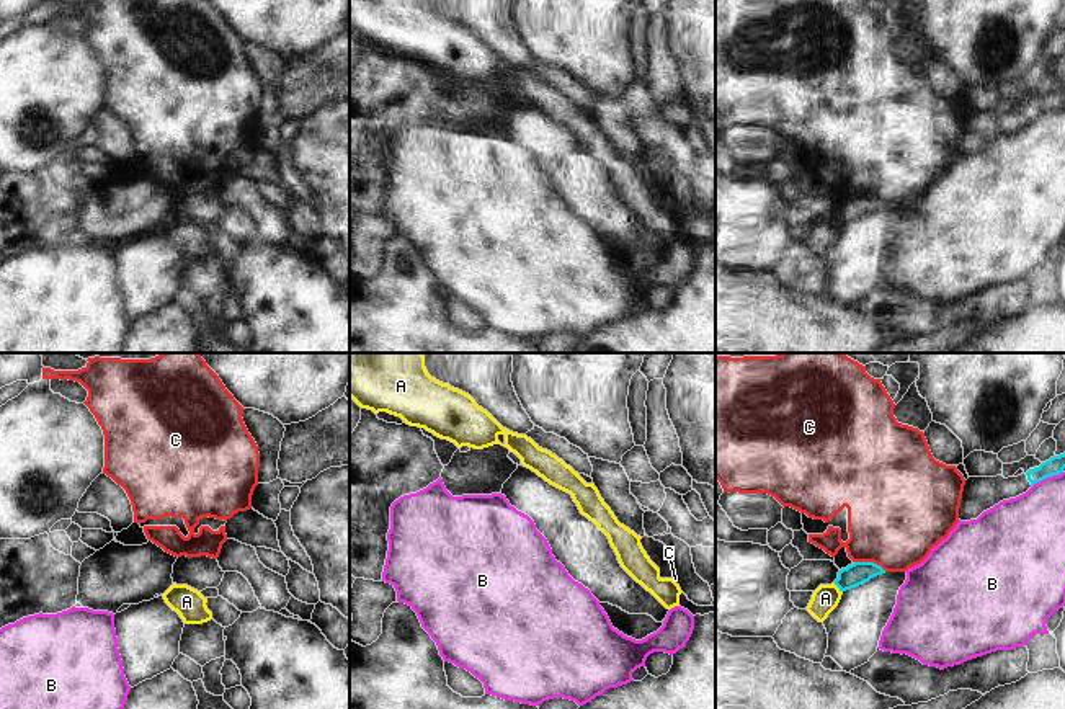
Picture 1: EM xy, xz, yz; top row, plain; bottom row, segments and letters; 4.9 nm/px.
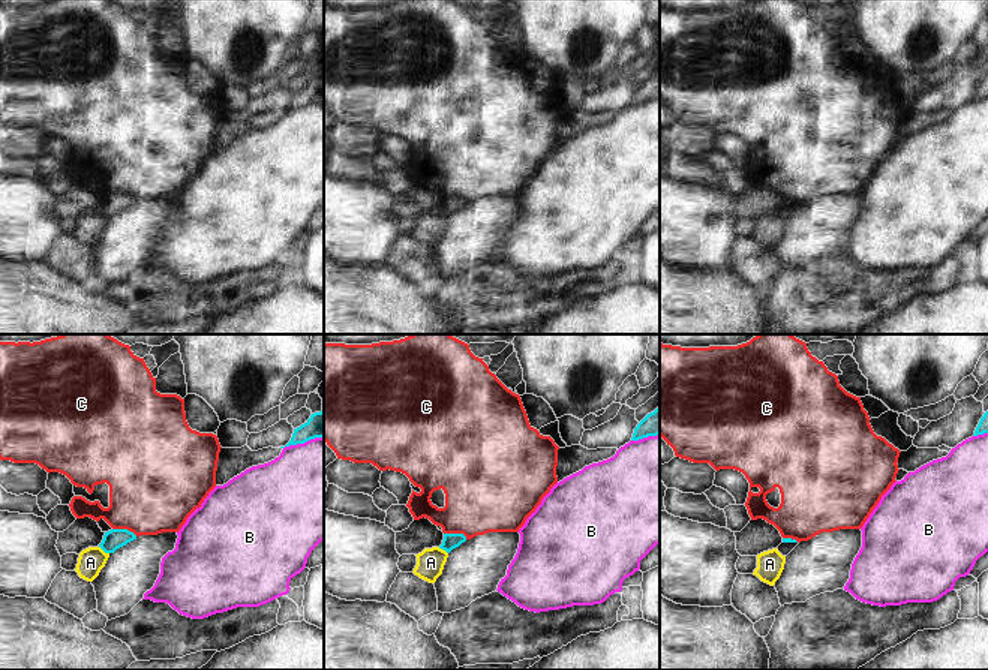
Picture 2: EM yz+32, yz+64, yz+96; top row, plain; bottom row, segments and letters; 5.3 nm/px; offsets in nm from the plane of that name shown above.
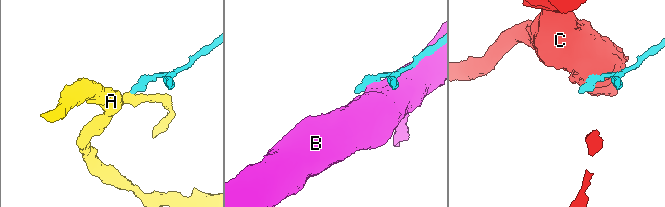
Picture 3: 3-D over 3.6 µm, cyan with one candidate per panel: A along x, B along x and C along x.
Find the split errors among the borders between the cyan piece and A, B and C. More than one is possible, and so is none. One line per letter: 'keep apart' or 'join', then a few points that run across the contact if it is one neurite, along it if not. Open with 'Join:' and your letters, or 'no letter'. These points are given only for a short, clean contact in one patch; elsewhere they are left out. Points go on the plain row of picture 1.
Join: no letter
A: keep apart; line yz (833, 218), (842, 226)
B: keep apart
C: keep apart

